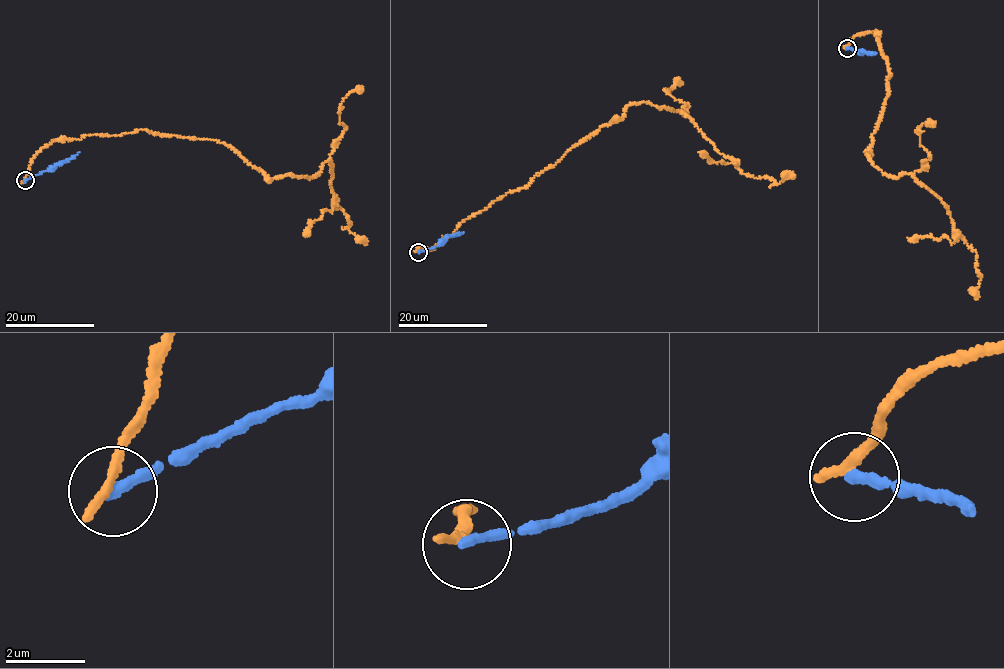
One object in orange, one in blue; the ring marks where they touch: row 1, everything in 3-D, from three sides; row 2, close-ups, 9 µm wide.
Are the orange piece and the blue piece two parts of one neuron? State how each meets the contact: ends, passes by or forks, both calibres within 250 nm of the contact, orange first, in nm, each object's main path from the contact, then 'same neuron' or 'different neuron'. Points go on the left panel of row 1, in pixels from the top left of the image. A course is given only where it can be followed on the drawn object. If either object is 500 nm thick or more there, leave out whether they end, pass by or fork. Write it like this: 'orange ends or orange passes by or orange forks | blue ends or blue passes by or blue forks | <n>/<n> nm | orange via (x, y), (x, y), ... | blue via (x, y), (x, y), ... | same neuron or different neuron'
orange ends | blue ends | 300/260 nm | orange via (24, 180), (53, 141), (144, 129), (220, 140), (271, 180), (315, 176), (332, 164), (333, 205), (366, 242) | blue via (25, 180), (75, 157), (78, 152) | different neuron

